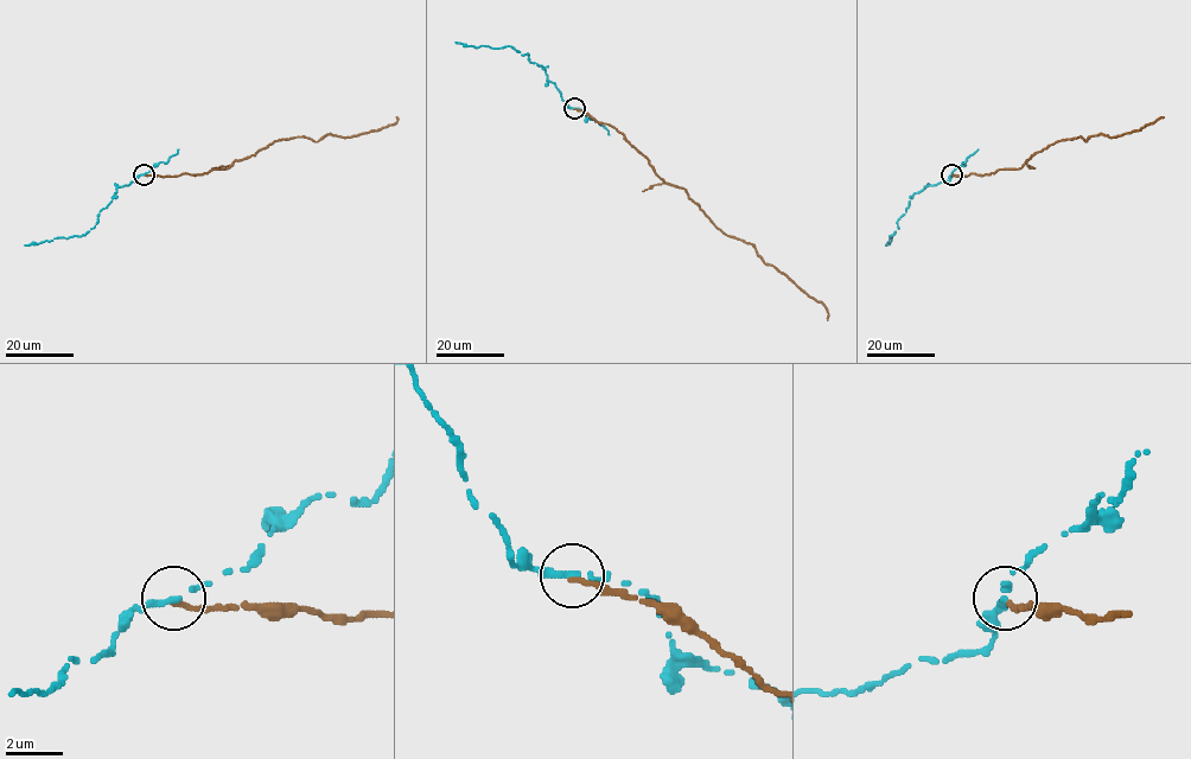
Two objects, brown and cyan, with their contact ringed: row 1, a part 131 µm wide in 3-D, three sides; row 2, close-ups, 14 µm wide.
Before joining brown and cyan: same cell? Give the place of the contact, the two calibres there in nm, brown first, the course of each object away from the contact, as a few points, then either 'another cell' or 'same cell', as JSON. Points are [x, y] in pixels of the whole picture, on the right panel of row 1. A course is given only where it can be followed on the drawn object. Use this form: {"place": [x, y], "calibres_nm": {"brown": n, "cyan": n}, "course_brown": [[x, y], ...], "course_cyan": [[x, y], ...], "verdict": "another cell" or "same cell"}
{"place": [951, 174], "calibres_nm": {"brown": 180, "cyan": 220}, "course_brown": [[953, 174], [1020, 168], [1031, 155], [1055, 141], [1120, 135], [1164, 118]], "course_cyan": [[951, 173], [948, 180], [928, 185], [912, 195], [899, 217], [898, 229], [889, 235], [891, 238], [885, 246]], "verdict": "another cell"}

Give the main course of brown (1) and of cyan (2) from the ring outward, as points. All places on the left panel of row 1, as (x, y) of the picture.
1: (142, 174), (202, 174), (228, 168), (280, 139), (357, 135), (393, 125), (397, 118)
2: (142, 173), (116, 189), (94, 227), (84, 235), (25, 246)

